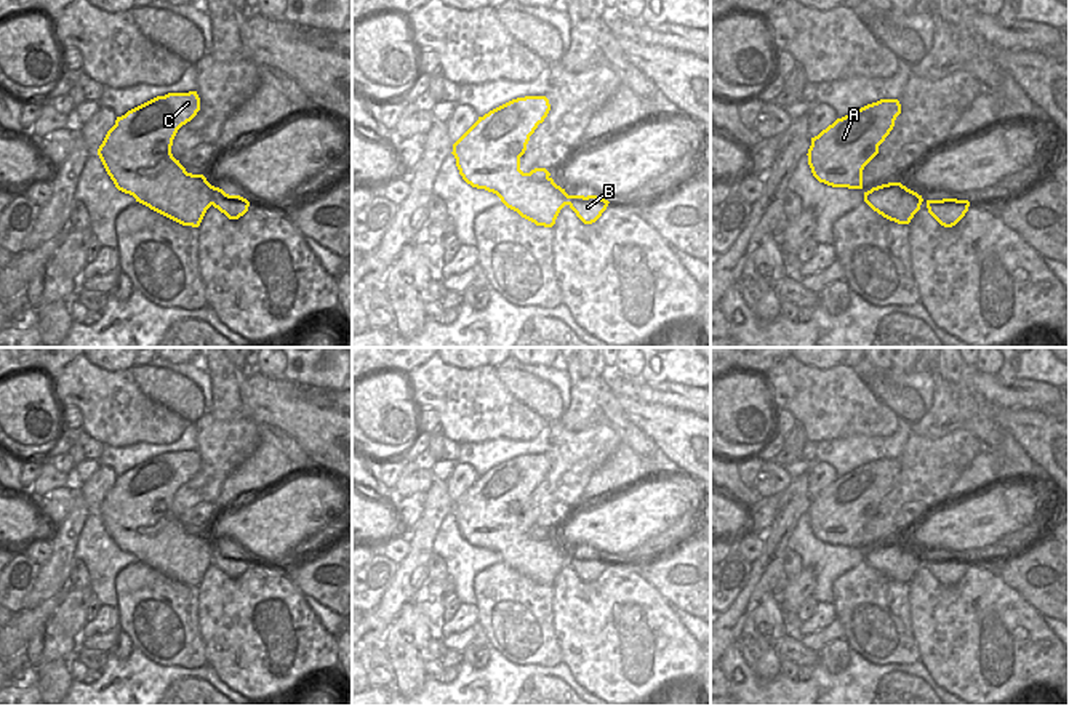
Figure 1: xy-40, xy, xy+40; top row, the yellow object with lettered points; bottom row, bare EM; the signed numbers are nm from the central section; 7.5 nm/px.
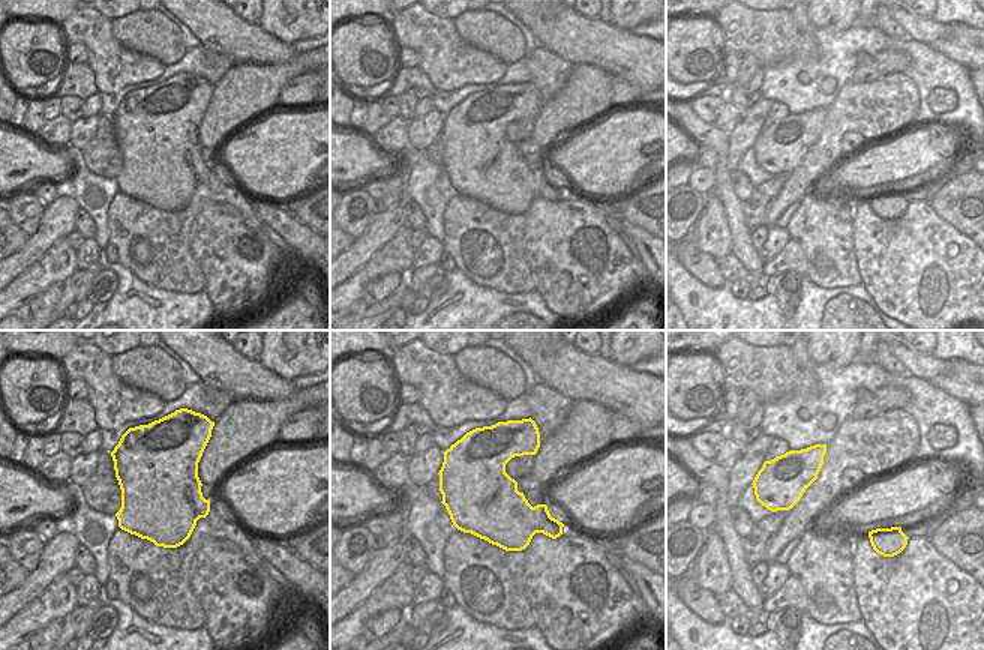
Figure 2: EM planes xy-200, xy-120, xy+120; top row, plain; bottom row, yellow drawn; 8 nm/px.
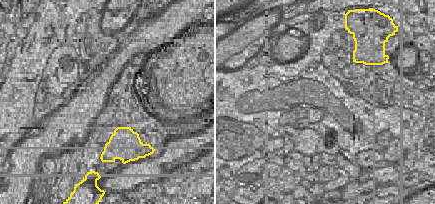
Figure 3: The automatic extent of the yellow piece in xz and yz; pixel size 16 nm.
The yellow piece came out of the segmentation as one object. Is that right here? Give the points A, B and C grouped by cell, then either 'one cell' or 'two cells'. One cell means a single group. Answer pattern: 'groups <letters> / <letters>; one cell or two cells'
groups A B C; one cell

